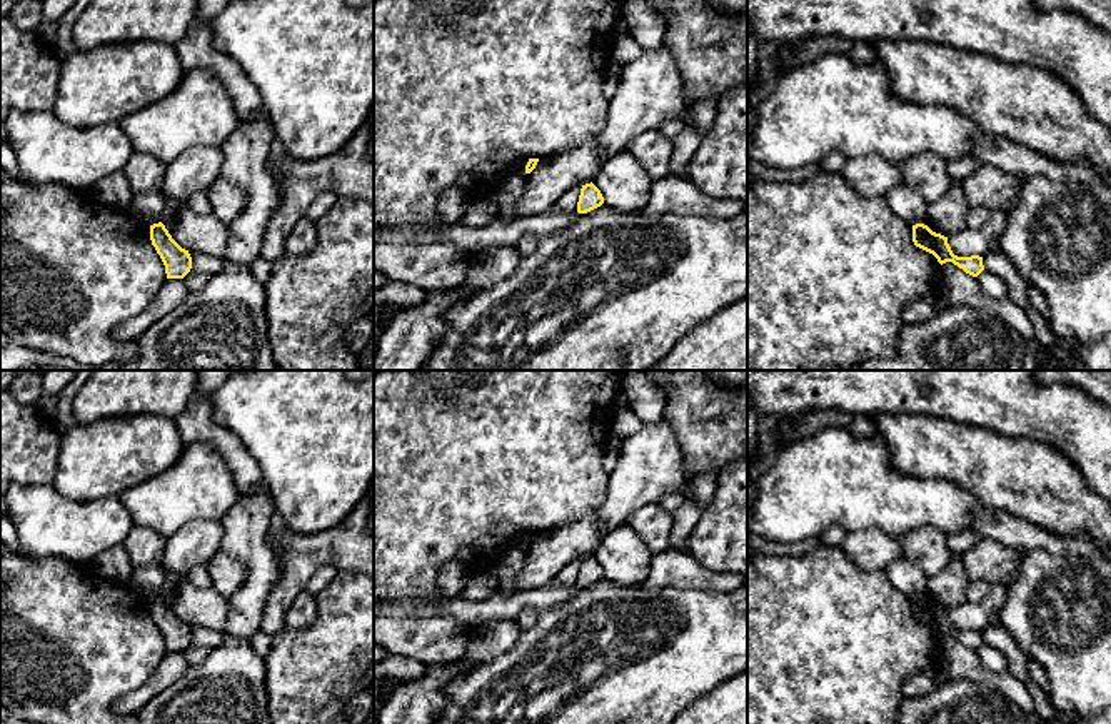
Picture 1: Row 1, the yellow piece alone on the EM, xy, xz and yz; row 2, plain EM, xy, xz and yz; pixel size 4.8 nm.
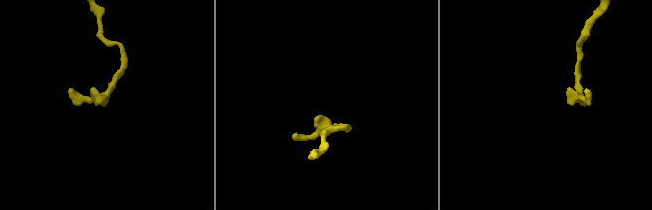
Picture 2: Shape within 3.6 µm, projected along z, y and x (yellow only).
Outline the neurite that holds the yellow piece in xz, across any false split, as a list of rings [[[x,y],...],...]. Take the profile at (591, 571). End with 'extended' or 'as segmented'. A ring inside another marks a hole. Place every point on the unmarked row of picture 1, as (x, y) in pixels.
[[[591,556],[582,559],[579,576],[577,576],[577,586],[587,587],[604,577],[604,571],[601,564]]]; as segmented

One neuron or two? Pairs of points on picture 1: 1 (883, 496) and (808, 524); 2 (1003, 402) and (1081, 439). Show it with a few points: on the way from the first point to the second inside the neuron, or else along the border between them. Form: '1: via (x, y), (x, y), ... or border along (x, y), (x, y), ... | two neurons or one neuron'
1: via (864, 496), (836, 496), (826, 506) | one neuron
2: via (1023, 409), (1056, 414), (1061, 419) | one neuron

